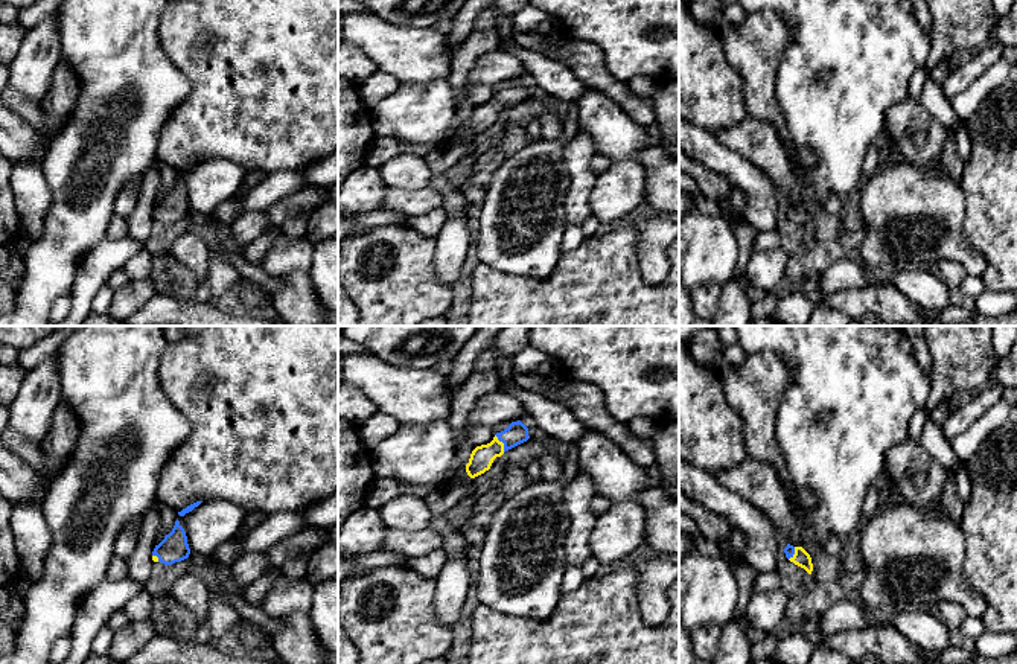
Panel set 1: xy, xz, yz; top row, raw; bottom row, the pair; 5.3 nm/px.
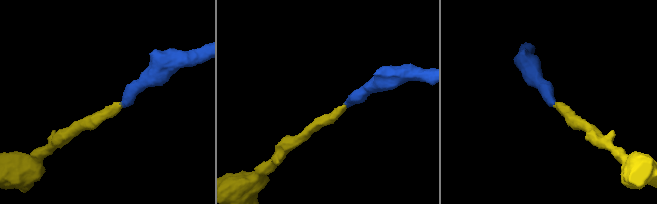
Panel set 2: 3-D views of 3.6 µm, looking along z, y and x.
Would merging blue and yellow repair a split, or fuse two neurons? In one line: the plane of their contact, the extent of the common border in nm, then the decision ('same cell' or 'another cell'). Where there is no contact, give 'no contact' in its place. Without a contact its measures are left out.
meets blue in xz; contact 110 nm long; same cell

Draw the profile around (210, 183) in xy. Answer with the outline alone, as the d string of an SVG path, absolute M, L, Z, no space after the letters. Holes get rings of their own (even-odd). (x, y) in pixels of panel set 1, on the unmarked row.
M224 158L201 161L184 175L178 174L190 212L210 216L219 204L231 200L244 184L247 169Z

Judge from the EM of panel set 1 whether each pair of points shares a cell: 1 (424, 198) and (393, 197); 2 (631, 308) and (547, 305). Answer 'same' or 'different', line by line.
1: same
2: same

